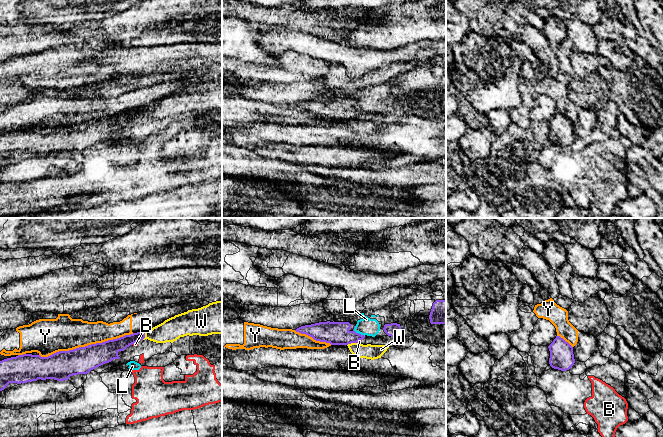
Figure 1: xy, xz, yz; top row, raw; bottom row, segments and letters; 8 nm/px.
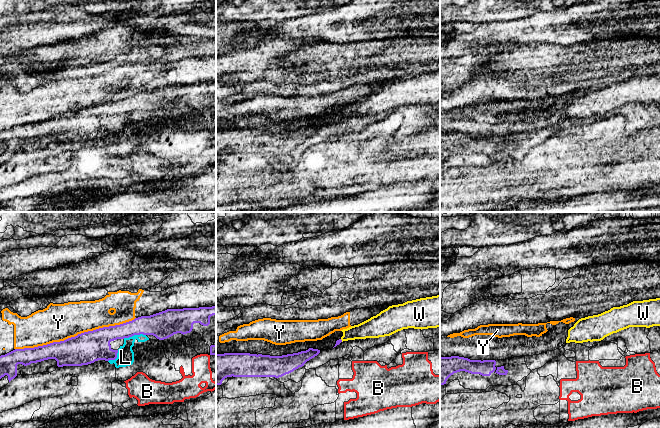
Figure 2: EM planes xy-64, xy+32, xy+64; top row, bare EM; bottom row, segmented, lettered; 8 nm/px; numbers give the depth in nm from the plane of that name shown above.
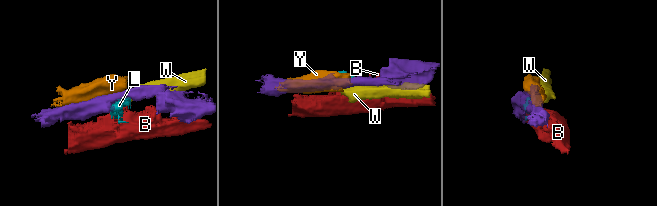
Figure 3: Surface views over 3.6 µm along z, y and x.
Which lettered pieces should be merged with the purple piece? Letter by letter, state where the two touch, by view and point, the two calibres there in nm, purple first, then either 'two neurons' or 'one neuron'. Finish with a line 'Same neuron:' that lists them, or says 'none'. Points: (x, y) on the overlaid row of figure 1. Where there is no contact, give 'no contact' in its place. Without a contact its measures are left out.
B: xz (358, 340) | 190/20 nm | two neurons
L: xz (357, 333) | 190/140 nm | one neuron
W: xz (351, 342) | 190/120 nm | two neurons
Y: xy (86, 346) | 220/280 nm | two neurons
Same neuron: L

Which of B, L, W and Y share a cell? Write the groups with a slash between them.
B / L / W / Y

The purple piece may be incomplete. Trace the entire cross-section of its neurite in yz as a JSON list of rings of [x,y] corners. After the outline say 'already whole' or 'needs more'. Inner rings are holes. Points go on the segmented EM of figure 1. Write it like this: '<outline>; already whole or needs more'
[[[556,336],[548,348],[550,351],[549,364],[552,368],[566,371],[574,365],[573,347],[560,336]]]; already whole

